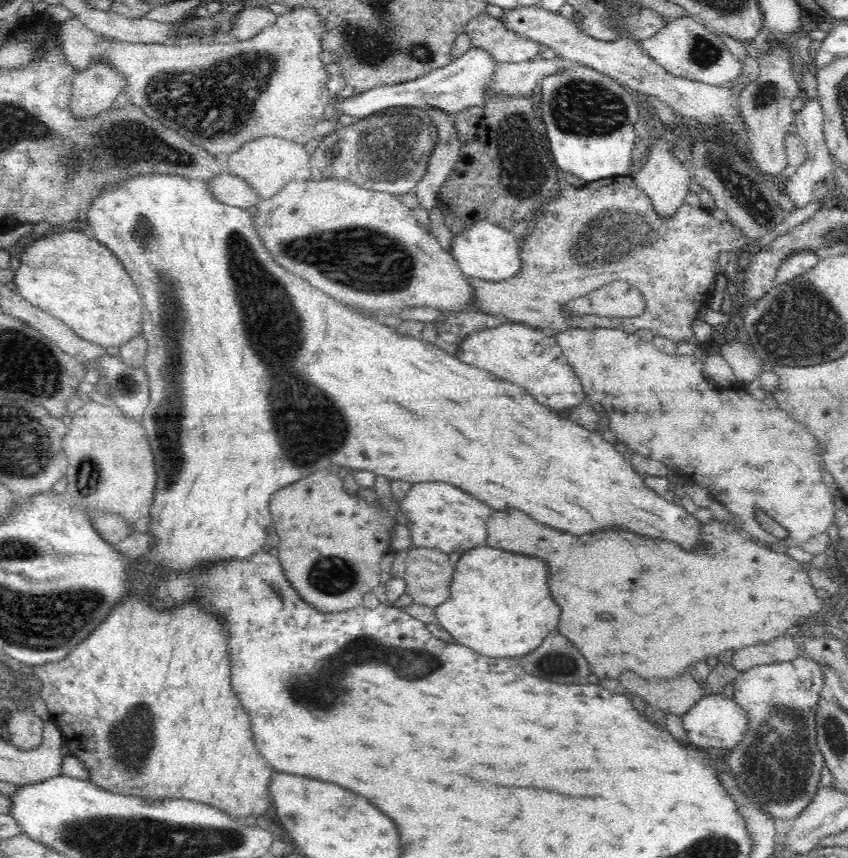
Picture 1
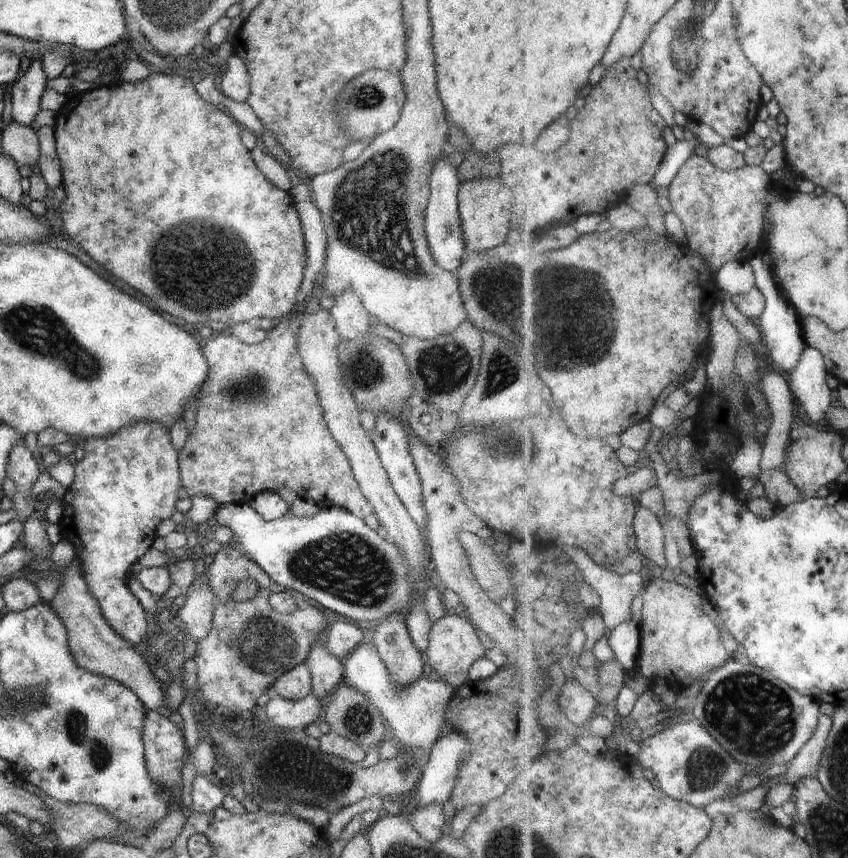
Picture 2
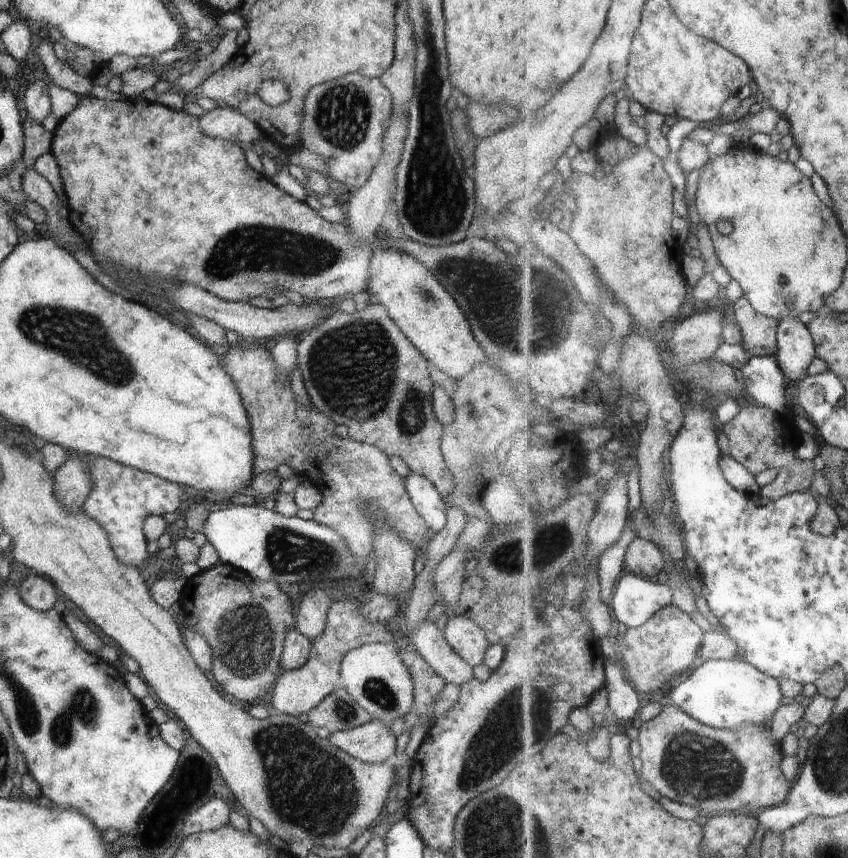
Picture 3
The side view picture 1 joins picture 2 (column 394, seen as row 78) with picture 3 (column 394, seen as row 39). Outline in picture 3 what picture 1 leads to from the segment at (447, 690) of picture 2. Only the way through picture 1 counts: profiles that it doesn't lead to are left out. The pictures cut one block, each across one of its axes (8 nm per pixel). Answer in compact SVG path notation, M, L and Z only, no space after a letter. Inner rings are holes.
M386 642L366 644L349 650L341 660L343 688L374 720L391 725L413 710L414 682L404 666L398 648Z

